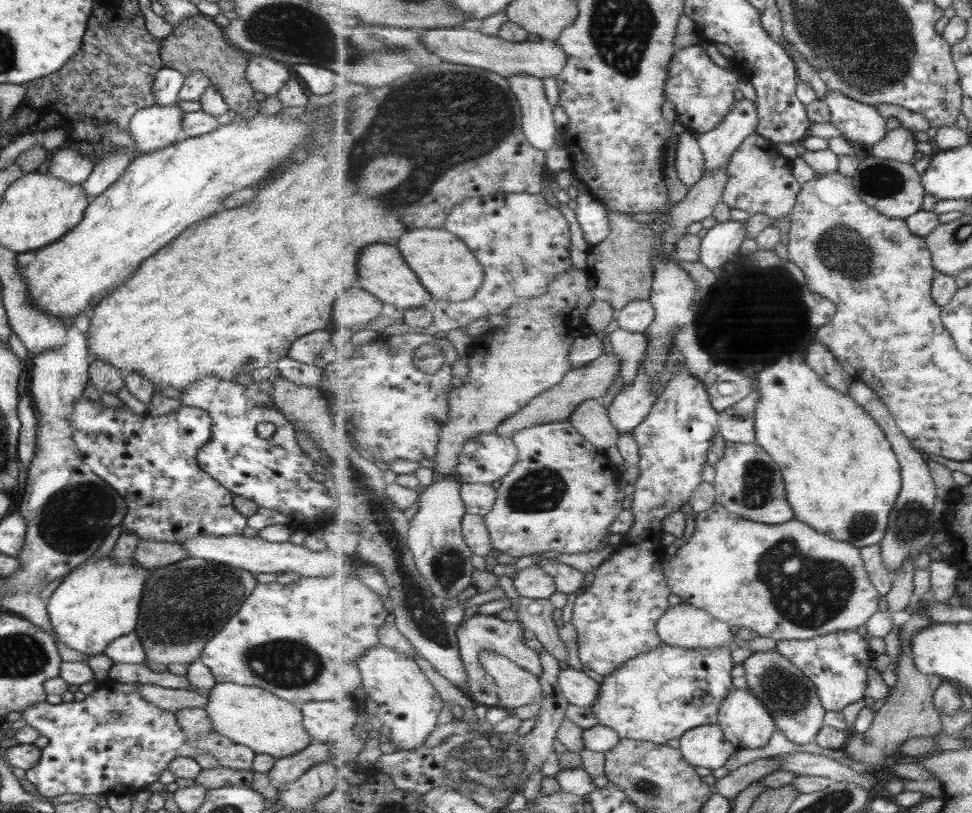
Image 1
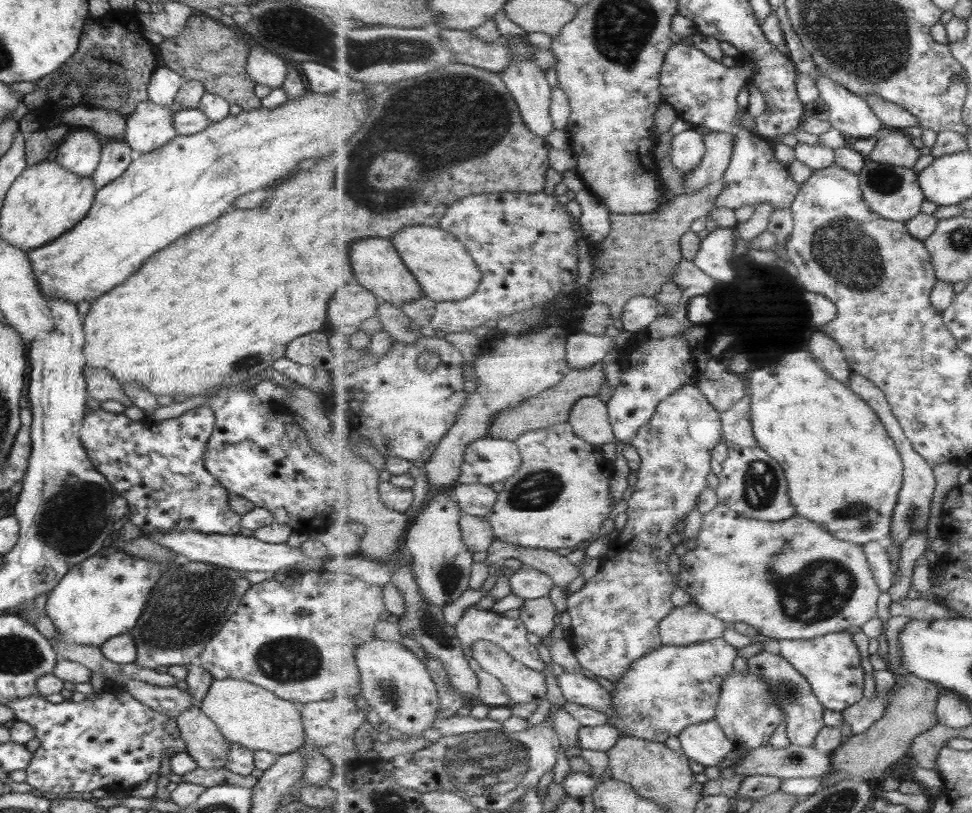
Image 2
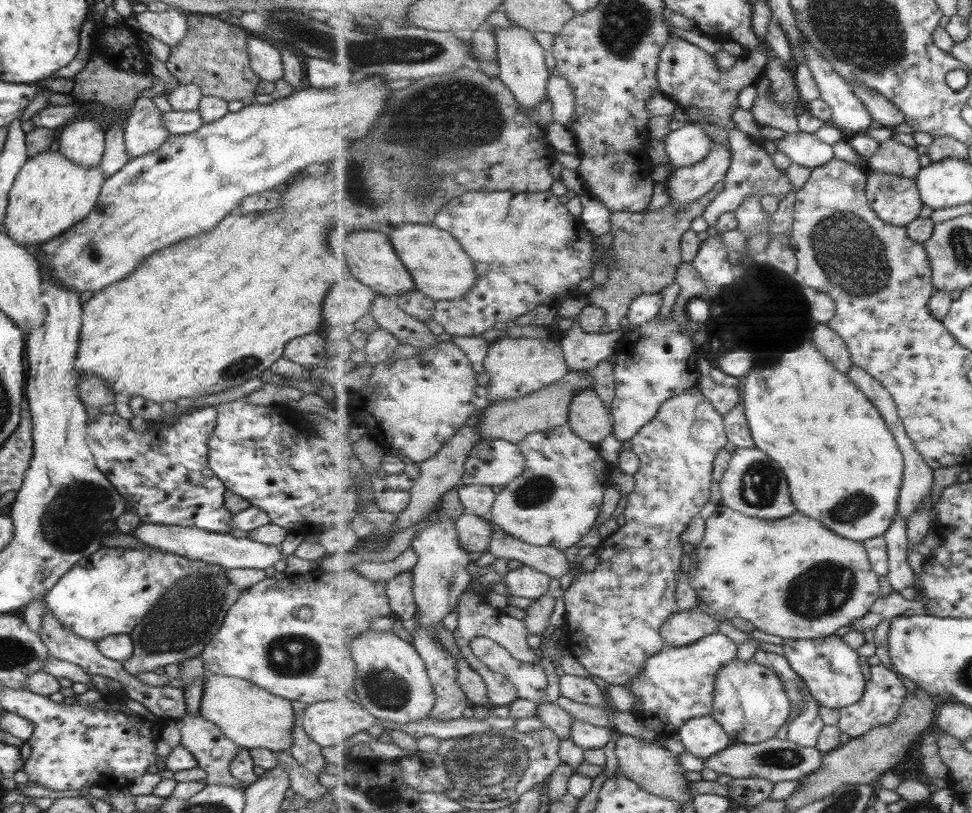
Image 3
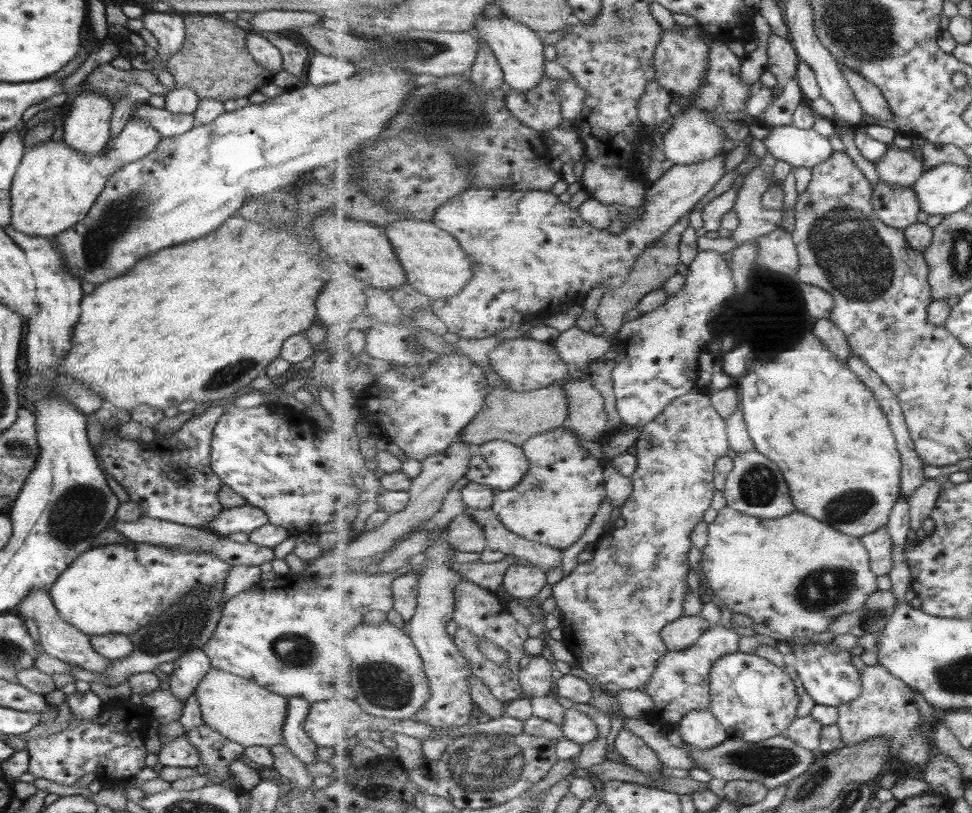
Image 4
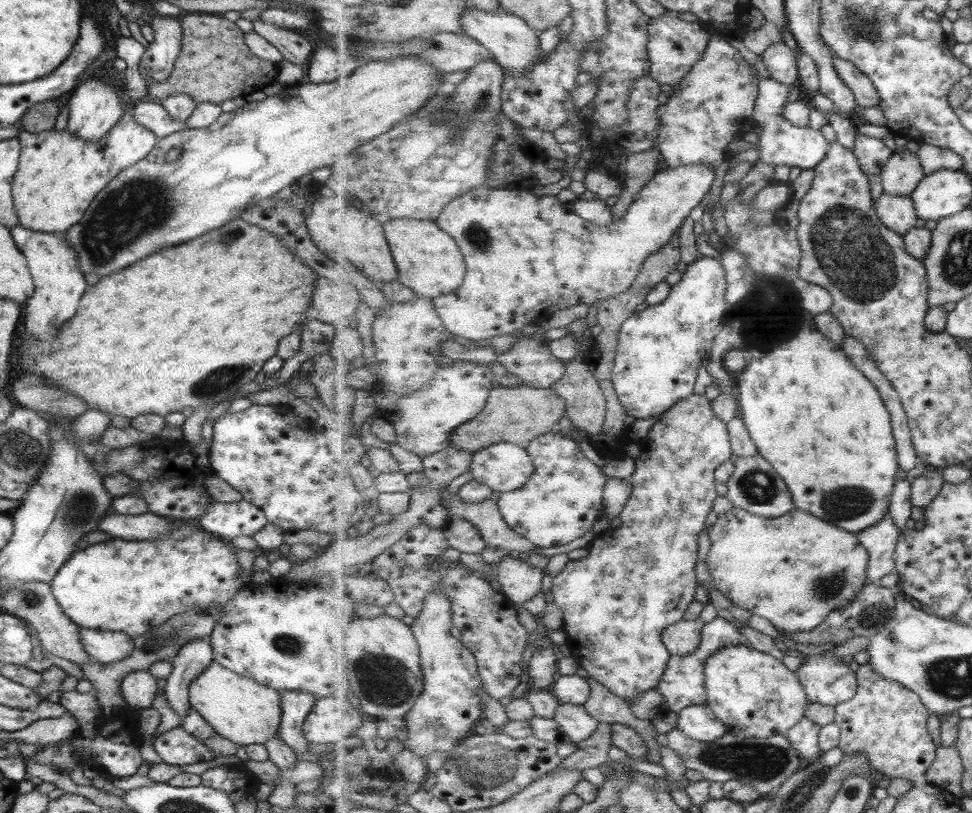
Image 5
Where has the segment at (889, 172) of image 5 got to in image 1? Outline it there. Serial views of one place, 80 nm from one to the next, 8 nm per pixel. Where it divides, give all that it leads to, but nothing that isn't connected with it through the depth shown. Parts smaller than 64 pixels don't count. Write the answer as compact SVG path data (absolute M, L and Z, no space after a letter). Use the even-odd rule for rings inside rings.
M900 125L886 135L879 144L872 147L872 156L907 164L913 163L918 155L914 132Z

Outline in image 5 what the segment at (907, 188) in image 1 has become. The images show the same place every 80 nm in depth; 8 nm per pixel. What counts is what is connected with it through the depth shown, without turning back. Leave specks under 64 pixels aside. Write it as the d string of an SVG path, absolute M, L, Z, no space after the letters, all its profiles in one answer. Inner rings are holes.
M883 191L875 205L879 218L899 234L906 235L919 222L915 203L906 194L893 196Z

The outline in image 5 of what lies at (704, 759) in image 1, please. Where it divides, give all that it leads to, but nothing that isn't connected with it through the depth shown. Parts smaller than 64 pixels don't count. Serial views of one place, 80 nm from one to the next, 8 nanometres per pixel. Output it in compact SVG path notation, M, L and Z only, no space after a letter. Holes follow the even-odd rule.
M707 704L687 706L678 712L677 726L694 741L711 742L728 732L727 726Z

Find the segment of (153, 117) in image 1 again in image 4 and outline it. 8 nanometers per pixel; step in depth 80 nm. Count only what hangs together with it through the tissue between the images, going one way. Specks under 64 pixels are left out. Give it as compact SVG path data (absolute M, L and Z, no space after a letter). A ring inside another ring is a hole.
M127 119L123 128L109 140L101 154L85 158L62 141L49 139L24 151L10 184L10 224L29 236L50 237L67 230L85 216L107 179L121 166L146 156L159 144L160 134L144 120Z

